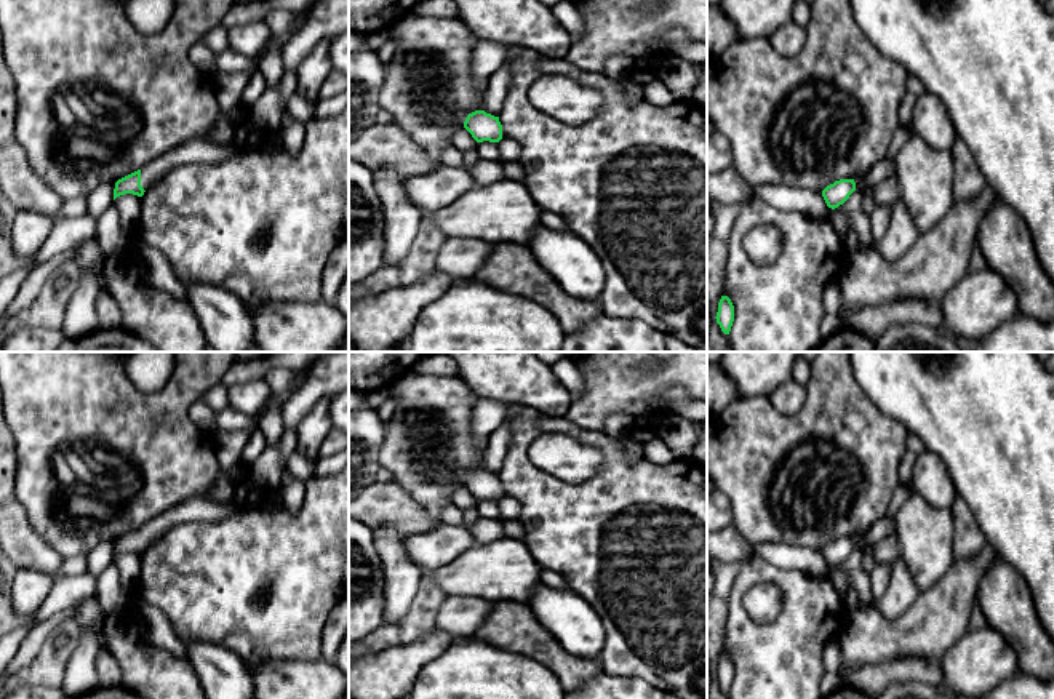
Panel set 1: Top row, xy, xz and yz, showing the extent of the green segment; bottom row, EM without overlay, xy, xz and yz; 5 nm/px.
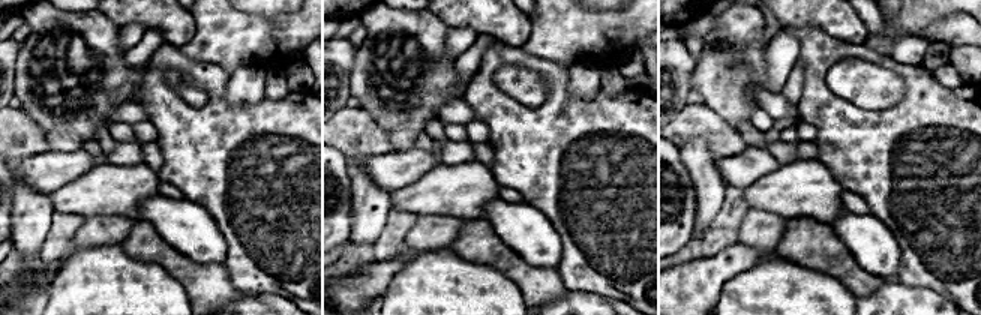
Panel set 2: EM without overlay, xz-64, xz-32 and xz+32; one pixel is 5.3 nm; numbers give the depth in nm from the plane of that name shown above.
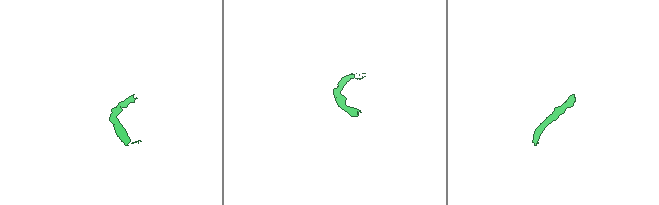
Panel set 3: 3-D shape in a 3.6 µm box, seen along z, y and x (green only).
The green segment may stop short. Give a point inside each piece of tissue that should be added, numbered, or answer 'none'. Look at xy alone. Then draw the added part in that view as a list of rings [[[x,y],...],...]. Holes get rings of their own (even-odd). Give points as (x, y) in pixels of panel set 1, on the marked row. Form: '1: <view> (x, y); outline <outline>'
1: xy (195, 151); outline [[[190,139],[179,147],[160,155],[141,168],[141,186],[150,189],[170,170],[182,163],[218,163],[234,157],[238,152],[234,142],[218,146],[205,139]]]

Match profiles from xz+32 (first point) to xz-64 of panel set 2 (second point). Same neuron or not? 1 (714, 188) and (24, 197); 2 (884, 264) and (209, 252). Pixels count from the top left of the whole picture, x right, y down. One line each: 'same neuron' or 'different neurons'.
1: same neuron
2: same neuron

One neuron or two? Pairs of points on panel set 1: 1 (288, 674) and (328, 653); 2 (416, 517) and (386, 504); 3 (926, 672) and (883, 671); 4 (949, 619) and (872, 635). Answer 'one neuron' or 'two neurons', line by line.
1: two neurons
2: one neuron
3: one neuron
4: one neuron

